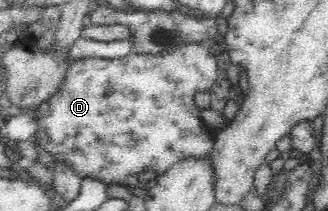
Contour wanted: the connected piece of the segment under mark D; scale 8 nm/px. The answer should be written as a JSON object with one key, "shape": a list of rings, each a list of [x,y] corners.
{"shape":[[[191,43],[180,44],[172,50],[163,51],[159,54],[132,53],[129,56],[122,56],[115,60],[86,58],[83,61],[75,61],[68,68],[65,80],[59,87],[59,90],[41,108],[29,110],[29,112],[34,114],[38,123],[36,143],[41,145],[41,148],[45,149],[45,151],[49,152],[55,160],[67,162],[82,178],[90,175],[107,184],[118,183],[126,188],[141,187],[147,190],[155,187],[158,177],[169,171],[169,169],[172,169],[173,165],[179,163],[181,159],[185,161],[185,159],[209,158],[214,144],[214,132],[202,121],[201,109],[195,105],[194,98],[197,93],[205,93],[211,90],[211,87],[216,84],[218,71],[216,58],[205,47],[200,44]]]}

